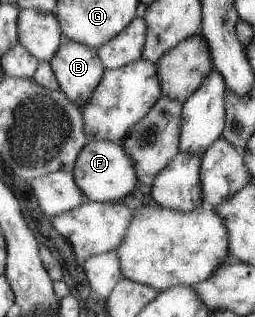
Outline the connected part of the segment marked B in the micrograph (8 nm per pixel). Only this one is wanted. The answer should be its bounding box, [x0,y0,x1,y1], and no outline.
[48,41,104,108]

